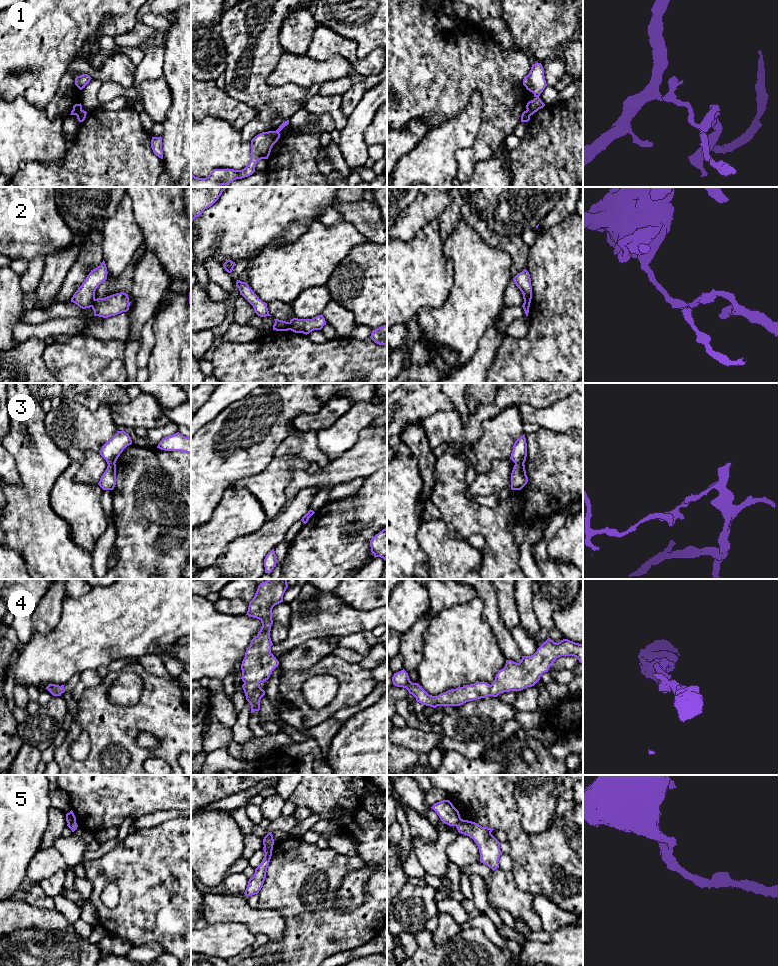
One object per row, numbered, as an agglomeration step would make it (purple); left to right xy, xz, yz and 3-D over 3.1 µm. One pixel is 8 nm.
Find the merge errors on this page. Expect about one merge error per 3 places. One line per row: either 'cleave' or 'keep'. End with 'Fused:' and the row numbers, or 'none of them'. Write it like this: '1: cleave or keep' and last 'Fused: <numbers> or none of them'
1: cleave
2: cleave
3: cleave
4: keep
5: cleave
Fused: 1, 2, 3, 5

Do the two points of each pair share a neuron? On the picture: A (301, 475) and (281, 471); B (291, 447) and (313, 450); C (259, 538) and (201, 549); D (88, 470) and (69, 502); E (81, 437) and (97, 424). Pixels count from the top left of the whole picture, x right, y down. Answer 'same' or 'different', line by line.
A: different
B: same
C: different
D: different
E: same

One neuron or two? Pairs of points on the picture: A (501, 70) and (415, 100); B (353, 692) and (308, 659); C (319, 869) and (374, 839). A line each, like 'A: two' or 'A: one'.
A: one
B: two
C: two

